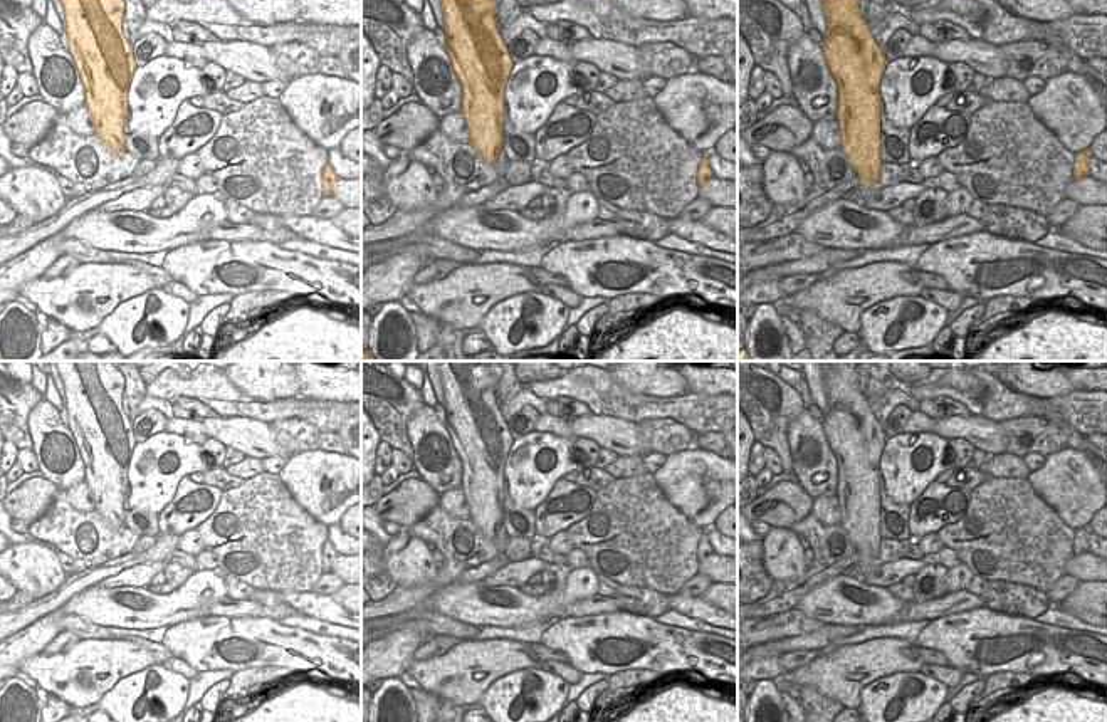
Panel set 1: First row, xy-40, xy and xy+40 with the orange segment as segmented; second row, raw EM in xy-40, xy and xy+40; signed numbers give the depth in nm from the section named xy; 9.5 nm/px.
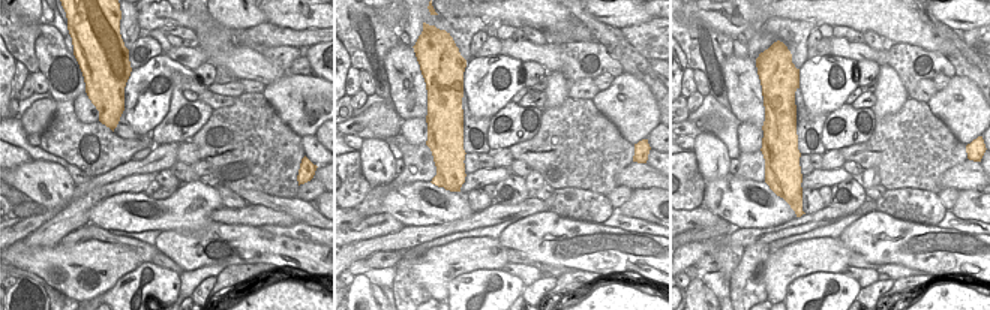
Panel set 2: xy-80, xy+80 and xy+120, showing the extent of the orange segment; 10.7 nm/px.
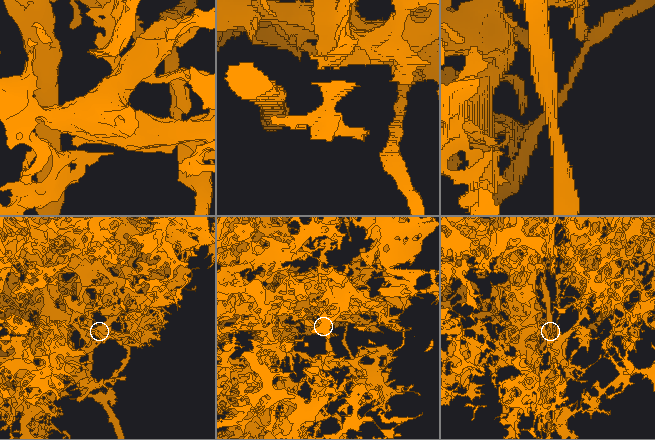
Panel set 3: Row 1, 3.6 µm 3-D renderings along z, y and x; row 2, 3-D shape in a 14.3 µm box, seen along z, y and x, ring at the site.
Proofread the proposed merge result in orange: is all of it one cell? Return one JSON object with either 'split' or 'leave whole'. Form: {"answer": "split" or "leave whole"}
{"answer": "split"}

